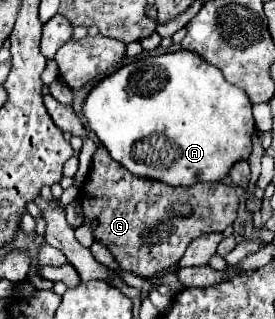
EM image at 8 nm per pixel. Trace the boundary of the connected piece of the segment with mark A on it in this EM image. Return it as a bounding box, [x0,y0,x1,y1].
[83,49,255,187]

